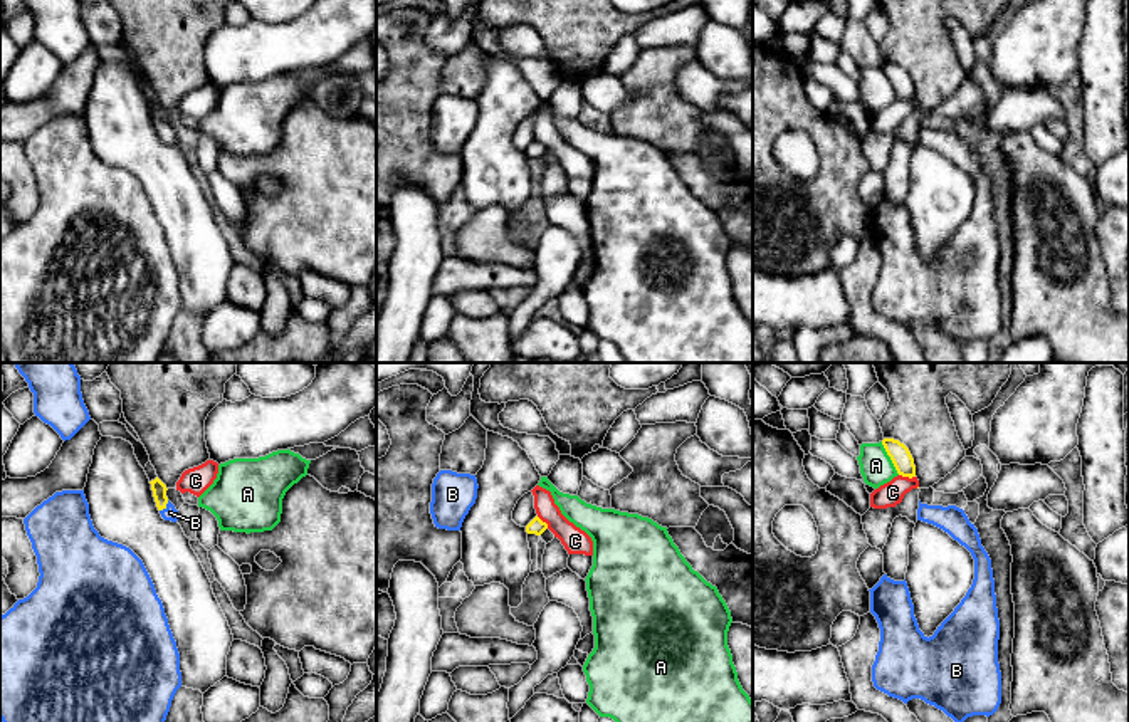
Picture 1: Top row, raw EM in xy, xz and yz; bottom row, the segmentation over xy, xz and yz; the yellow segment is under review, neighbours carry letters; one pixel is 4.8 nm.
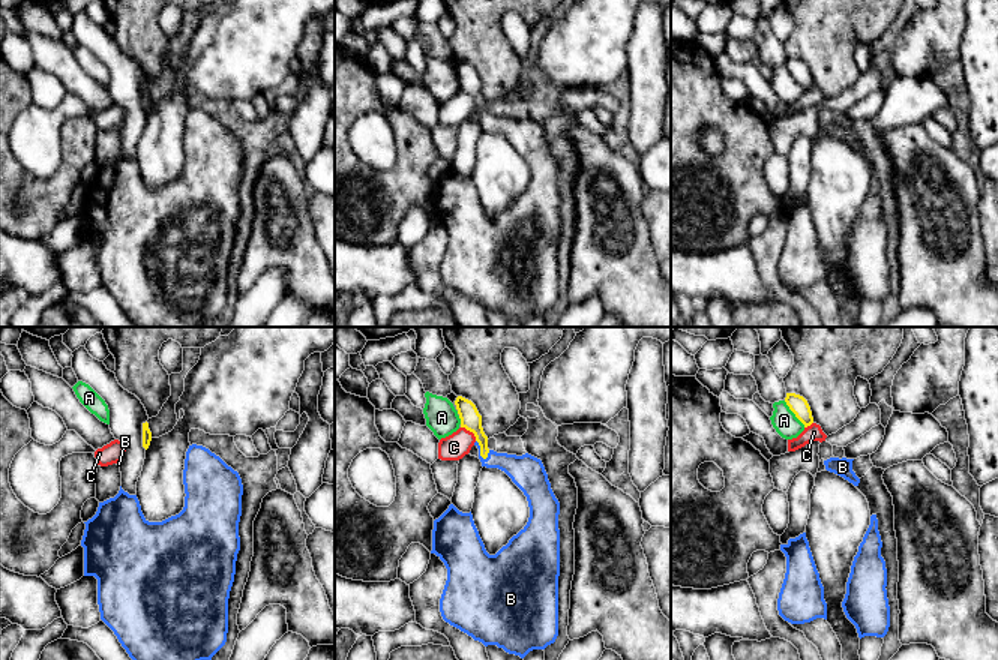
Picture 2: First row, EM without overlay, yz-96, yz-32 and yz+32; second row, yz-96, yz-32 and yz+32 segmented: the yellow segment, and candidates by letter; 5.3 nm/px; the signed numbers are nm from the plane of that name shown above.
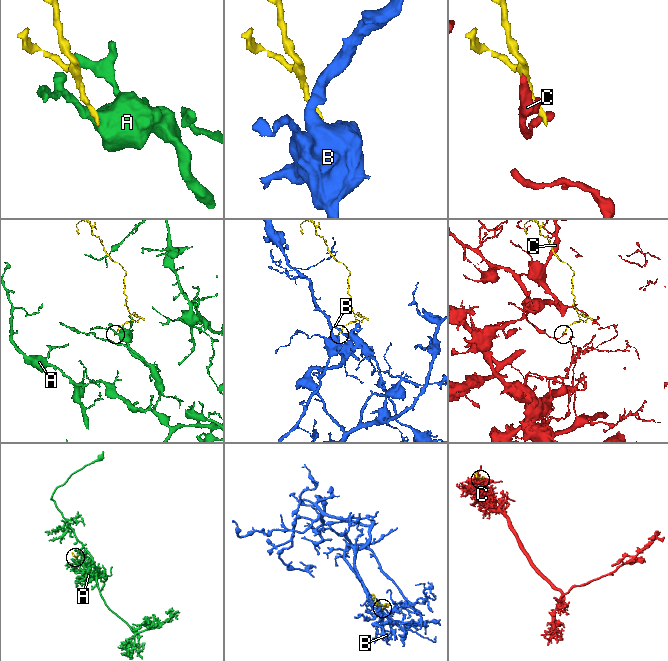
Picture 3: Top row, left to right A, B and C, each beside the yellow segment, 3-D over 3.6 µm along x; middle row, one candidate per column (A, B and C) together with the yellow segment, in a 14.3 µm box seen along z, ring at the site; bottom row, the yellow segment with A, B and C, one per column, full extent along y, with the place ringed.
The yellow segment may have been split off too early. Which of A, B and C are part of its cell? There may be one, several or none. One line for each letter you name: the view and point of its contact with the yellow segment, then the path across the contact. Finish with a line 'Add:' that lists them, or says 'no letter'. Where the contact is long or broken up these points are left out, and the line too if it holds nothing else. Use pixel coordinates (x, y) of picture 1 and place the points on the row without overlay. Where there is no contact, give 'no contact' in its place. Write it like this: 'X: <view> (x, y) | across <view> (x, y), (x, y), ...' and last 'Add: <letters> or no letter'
B: xy (165, 130) | across xy (158, 111), (165, 130), (170, 136)
Add: B

